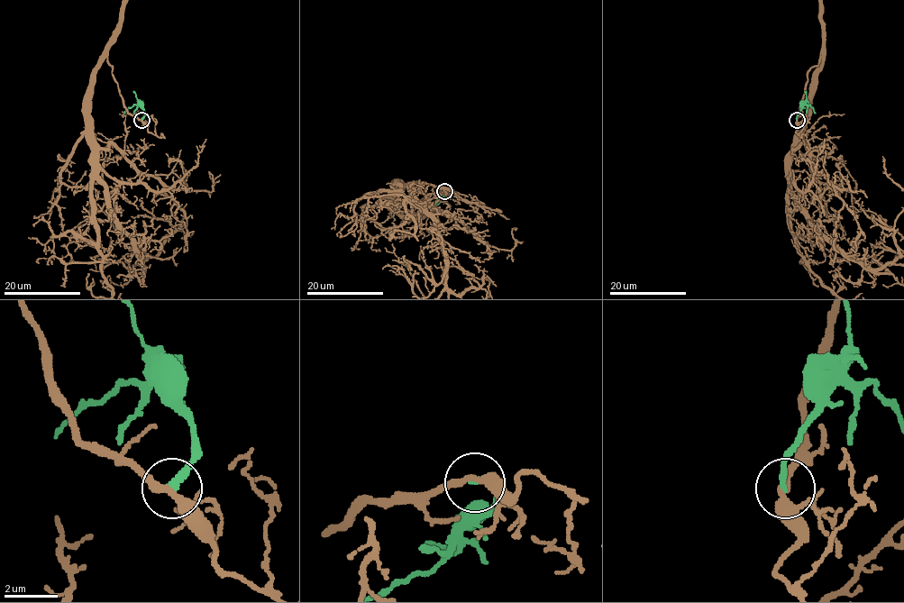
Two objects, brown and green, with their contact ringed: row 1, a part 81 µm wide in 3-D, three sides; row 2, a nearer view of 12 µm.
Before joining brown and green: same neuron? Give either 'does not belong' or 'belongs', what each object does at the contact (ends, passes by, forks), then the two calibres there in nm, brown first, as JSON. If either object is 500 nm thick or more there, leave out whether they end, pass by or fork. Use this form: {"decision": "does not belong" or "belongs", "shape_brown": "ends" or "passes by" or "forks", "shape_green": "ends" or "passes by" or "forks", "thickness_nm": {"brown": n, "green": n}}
{"decision": "does not belong", "shape_brown": "passes by", "shape_green": "ends", "thickness_nm": {"brown": 320, "green": 240}}

